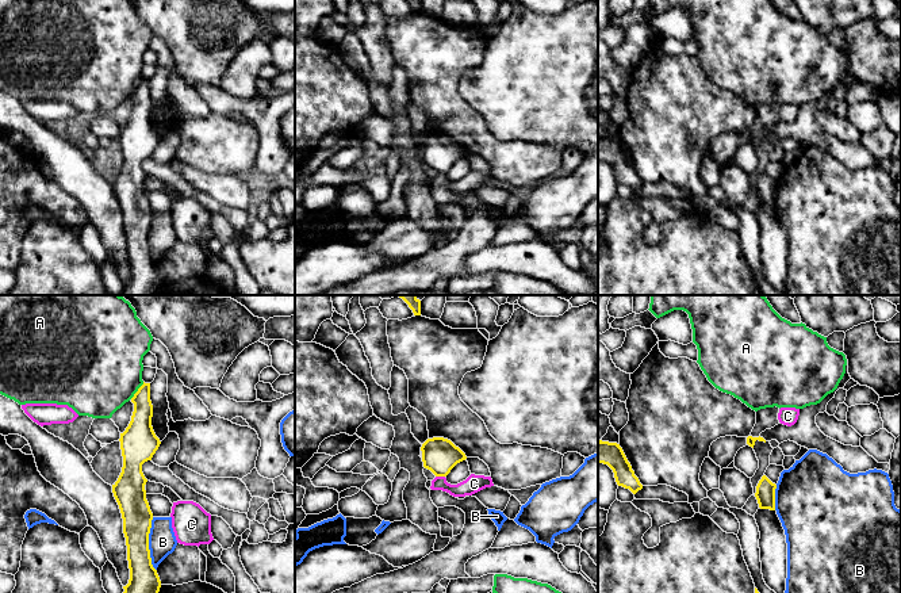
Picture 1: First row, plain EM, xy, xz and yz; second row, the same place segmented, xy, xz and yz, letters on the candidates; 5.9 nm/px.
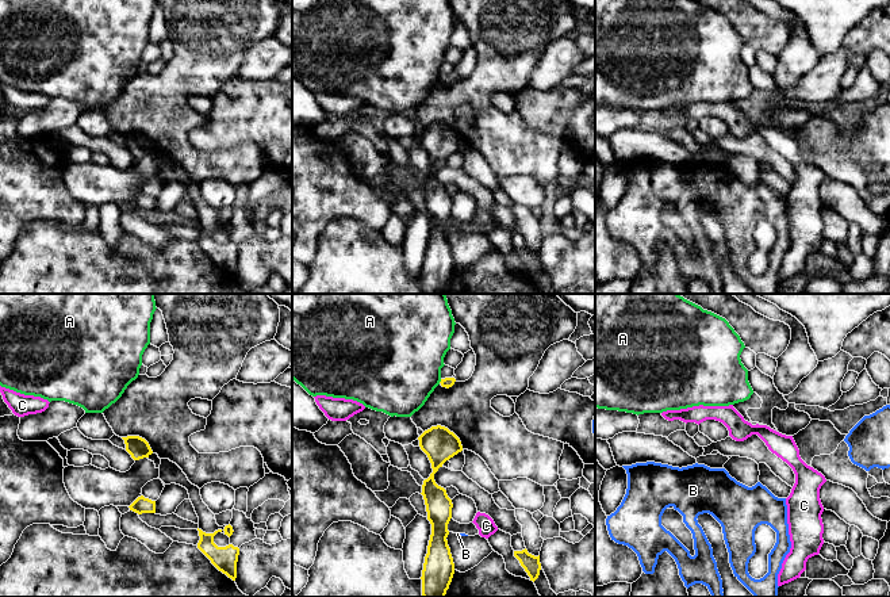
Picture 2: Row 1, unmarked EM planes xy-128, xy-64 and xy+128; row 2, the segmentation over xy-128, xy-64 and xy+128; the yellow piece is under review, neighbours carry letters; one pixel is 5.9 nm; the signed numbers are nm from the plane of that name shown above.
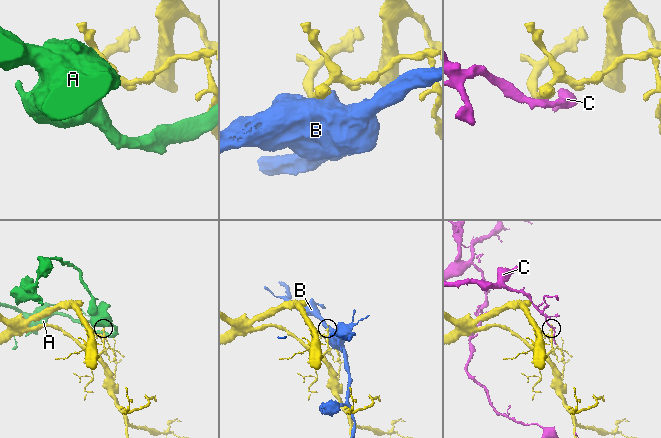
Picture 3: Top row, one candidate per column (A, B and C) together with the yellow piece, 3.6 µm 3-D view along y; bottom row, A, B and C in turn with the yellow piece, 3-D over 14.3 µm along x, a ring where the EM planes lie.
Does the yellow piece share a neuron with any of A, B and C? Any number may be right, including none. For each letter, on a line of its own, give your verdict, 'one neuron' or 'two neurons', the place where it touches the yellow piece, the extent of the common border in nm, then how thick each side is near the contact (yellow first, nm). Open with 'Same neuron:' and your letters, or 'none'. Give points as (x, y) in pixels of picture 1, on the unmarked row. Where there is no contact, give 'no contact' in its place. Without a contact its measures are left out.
Same neuron: none
A: two neurons | xy (138, 87) | 130 nm | 160/480 nm
B: two neurons | xy (148, 241) | 320 nm | 190/160 nm
C: two neurons | xz (440, 172) | 60 nm | 220/110 nm

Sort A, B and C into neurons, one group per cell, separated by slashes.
A / B / C

